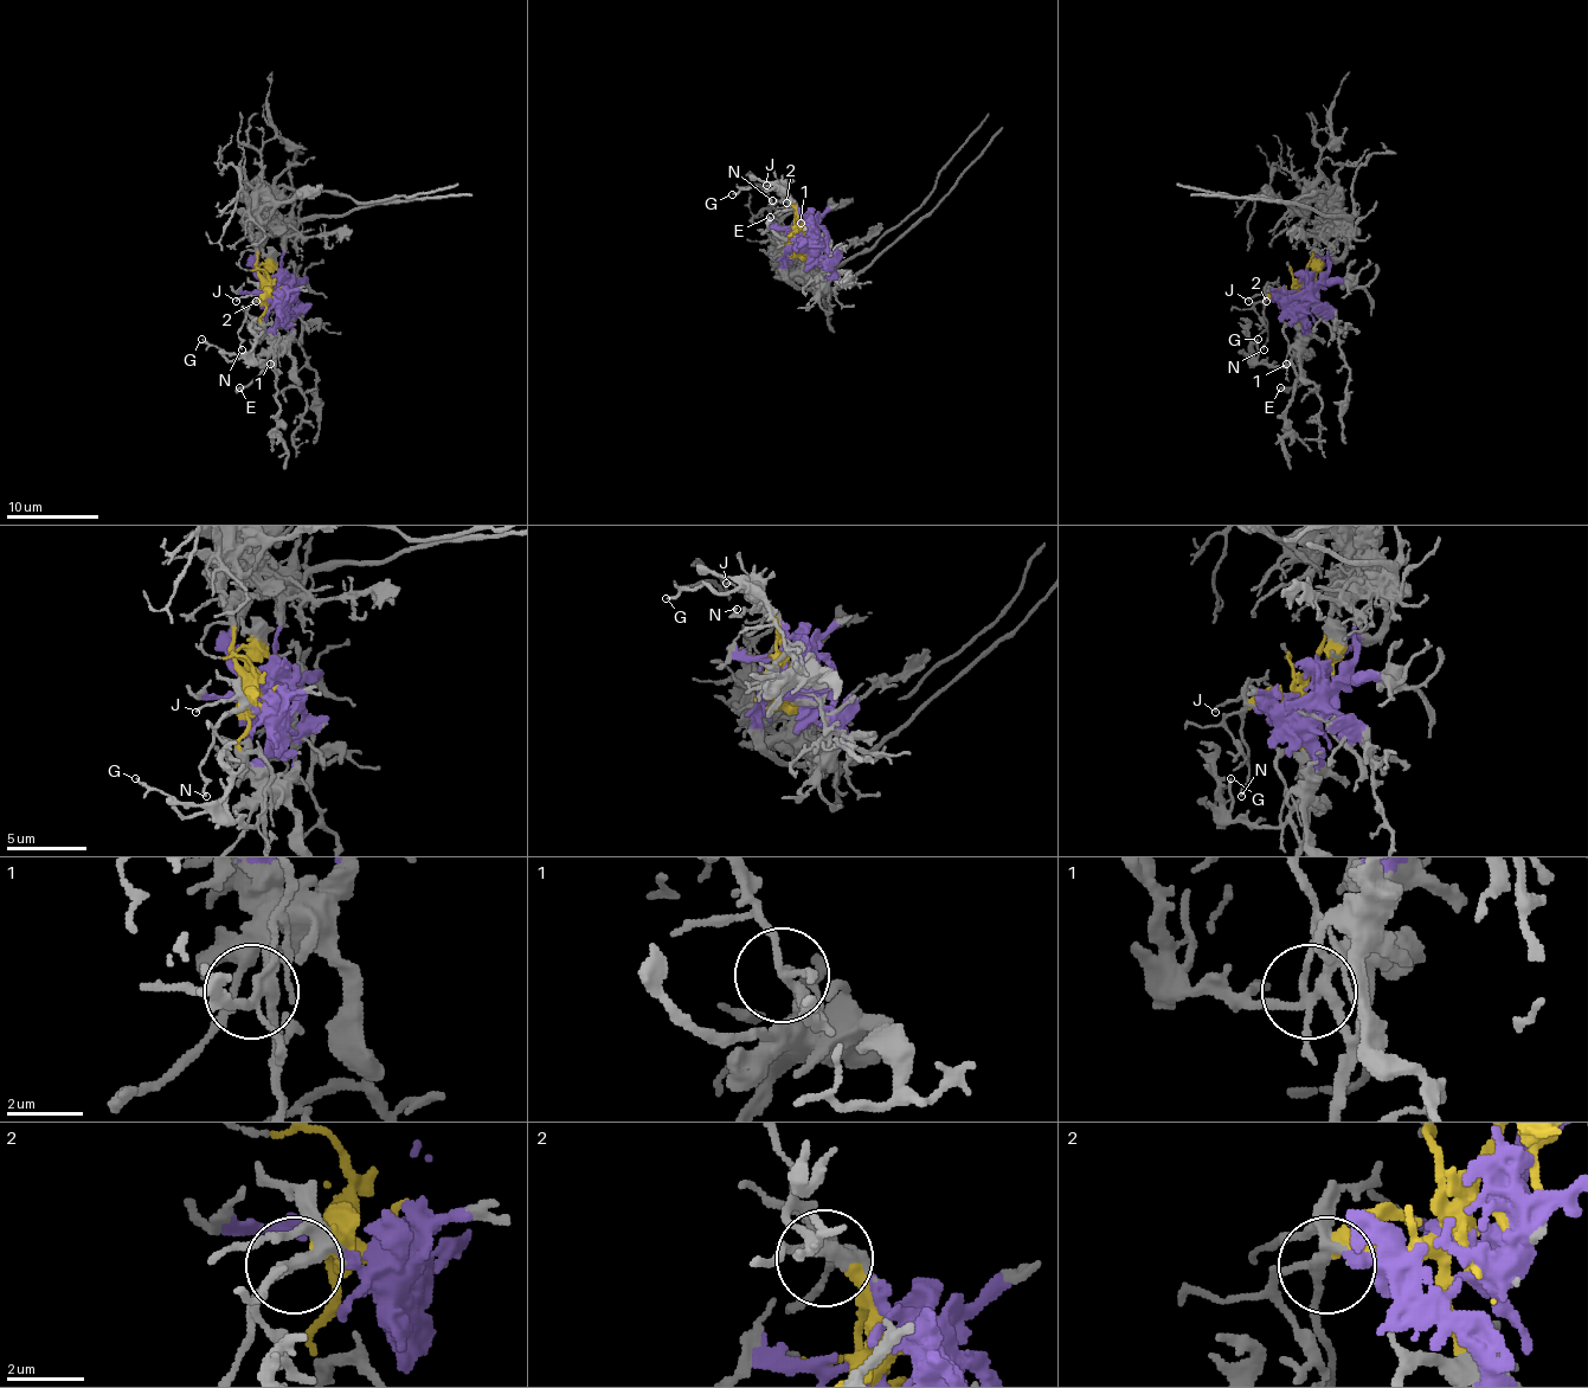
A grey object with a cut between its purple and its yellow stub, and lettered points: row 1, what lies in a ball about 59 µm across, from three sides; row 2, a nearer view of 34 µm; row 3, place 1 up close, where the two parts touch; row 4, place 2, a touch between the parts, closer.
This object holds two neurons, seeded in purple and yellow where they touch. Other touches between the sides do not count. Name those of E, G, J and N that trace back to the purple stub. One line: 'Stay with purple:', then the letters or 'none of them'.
Stay with purple: E, G

